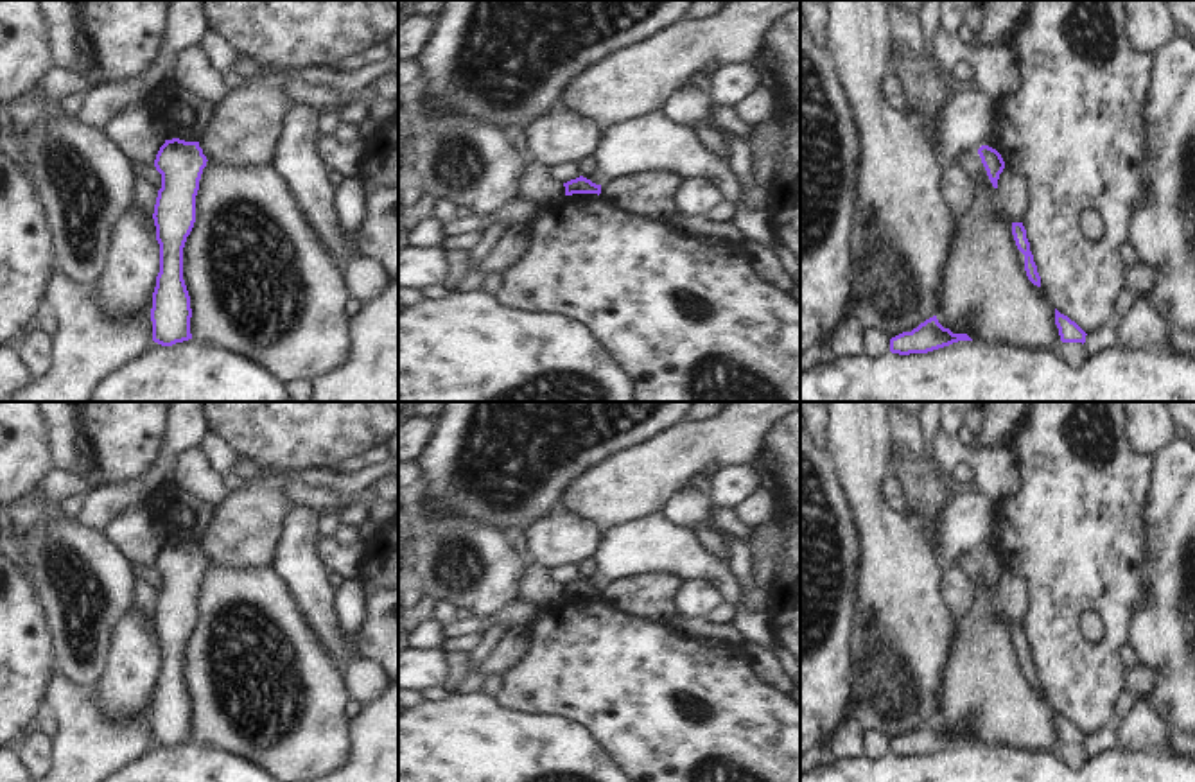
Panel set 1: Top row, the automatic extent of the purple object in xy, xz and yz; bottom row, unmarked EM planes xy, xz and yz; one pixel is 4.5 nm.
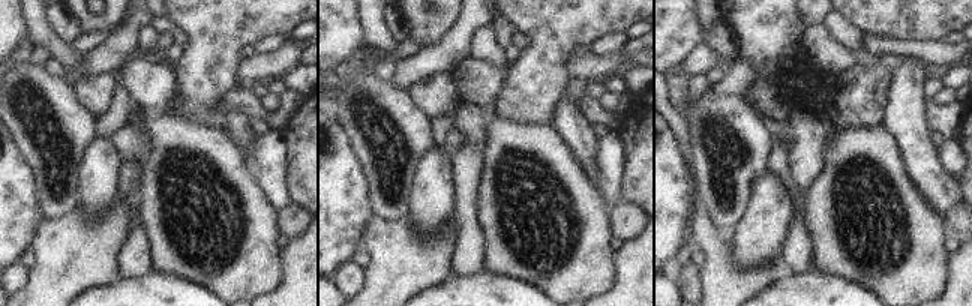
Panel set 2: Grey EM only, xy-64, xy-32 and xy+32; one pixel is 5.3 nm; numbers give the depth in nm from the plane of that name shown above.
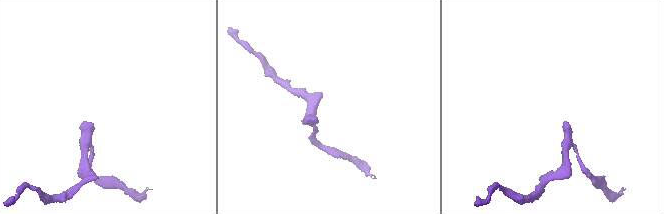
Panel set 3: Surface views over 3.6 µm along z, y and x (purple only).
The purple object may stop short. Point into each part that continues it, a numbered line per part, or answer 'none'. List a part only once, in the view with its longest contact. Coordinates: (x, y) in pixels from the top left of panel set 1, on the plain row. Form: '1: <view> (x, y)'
none

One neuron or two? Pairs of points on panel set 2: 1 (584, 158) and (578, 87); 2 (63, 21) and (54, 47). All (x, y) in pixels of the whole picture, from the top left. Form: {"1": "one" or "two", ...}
{"1": "one", "2": "two"}

